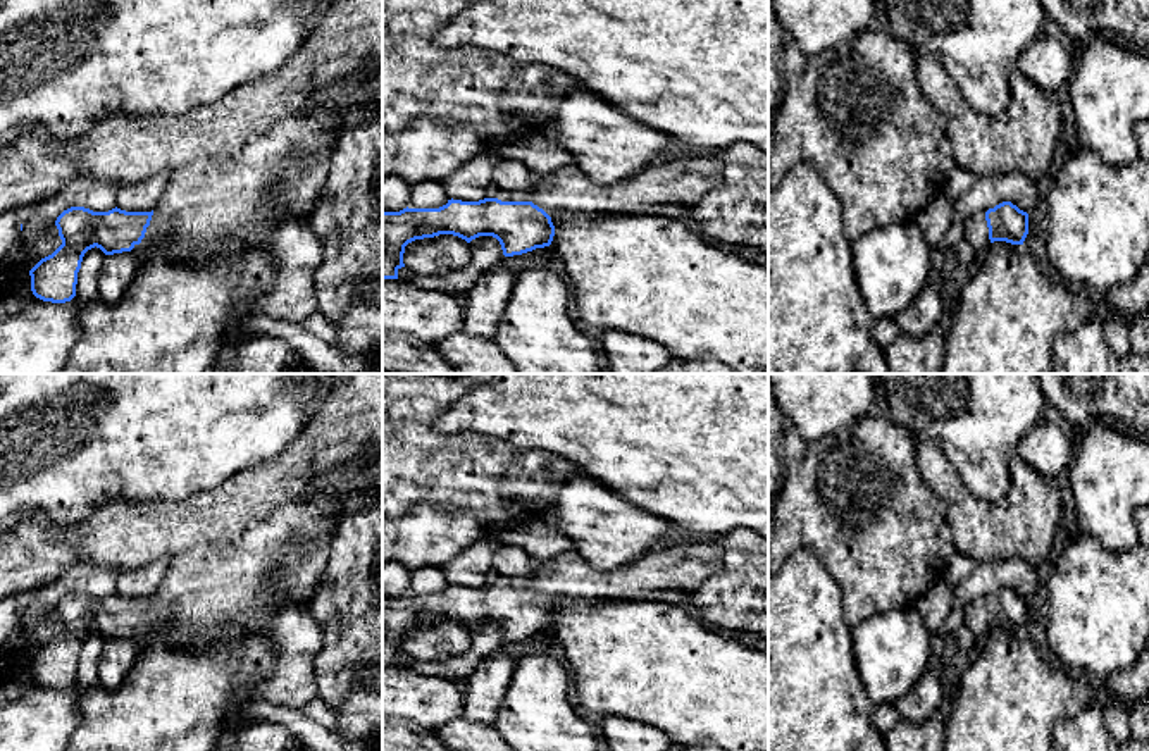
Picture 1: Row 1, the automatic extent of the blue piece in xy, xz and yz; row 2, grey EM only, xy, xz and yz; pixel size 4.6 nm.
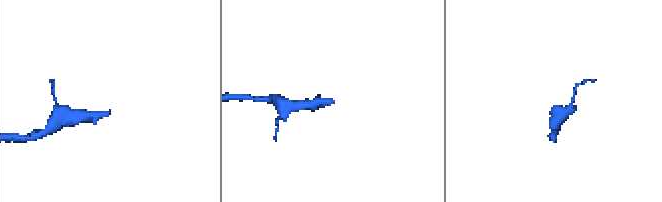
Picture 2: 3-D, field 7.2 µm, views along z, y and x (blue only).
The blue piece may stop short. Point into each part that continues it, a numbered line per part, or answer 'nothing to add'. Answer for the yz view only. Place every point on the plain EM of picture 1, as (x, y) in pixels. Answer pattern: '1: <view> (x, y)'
1: yz (975, 614)

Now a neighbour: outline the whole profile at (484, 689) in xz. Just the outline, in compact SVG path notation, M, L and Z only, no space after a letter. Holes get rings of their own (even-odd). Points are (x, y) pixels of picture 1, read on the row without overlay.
M501 648L488 655L463 682L463 717L472 722L494 725L515 668L517 661Z

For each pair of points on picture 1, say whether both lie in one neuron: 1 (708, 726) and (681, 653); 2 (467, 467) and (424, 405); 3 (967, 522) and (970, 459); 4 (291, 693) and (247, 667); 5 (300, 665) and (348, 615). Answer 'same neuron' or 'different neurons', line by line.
1: same neuron
2: same neuron
3: different neurons
4: different neurons
5: different neurons

